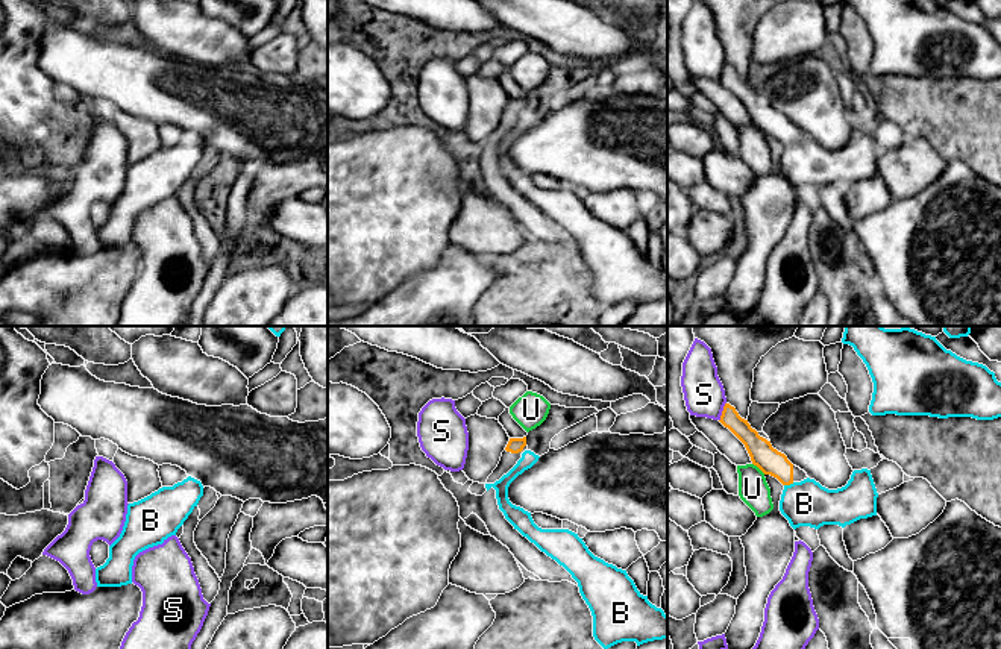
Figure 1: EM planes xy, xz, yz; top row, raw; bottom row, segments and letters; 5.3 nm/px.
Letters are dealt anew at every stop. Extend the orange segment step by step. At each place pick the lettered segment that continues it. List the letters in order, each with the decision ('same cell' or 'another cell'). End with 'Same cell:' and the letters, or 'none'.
B: another cell
S: another cell
U: another cell
Same cell: none

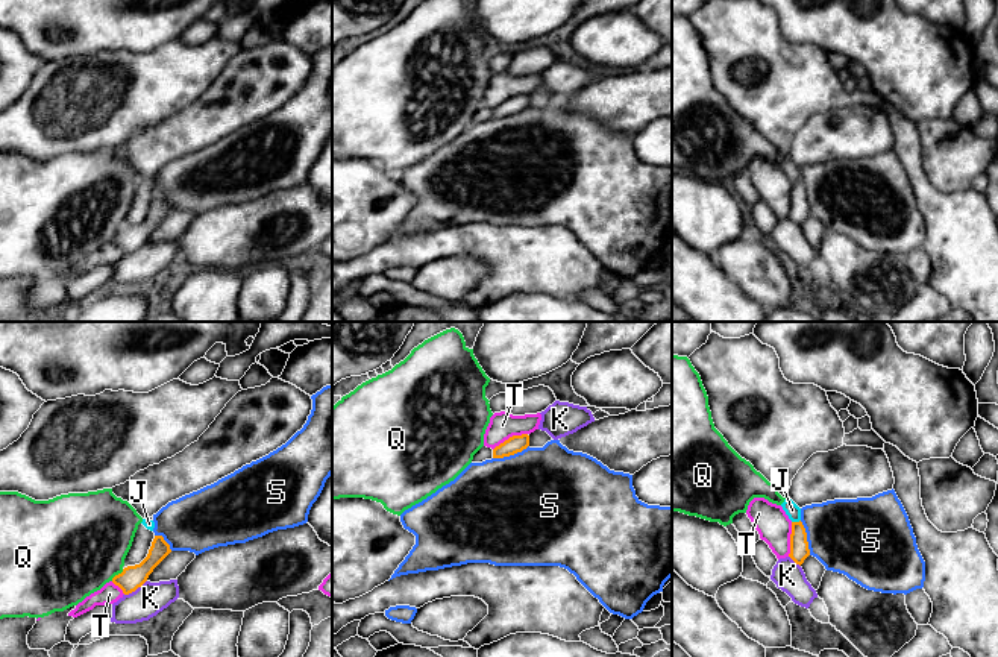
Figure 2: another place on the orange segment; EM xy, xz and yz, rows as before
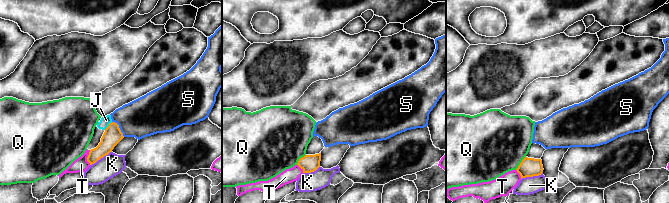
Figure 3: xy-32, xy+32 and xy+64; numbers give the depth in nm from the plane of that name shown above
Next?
J: another cell
K: another cell
Q: another cell
S: another cell
T: another cell
Same cell: none

